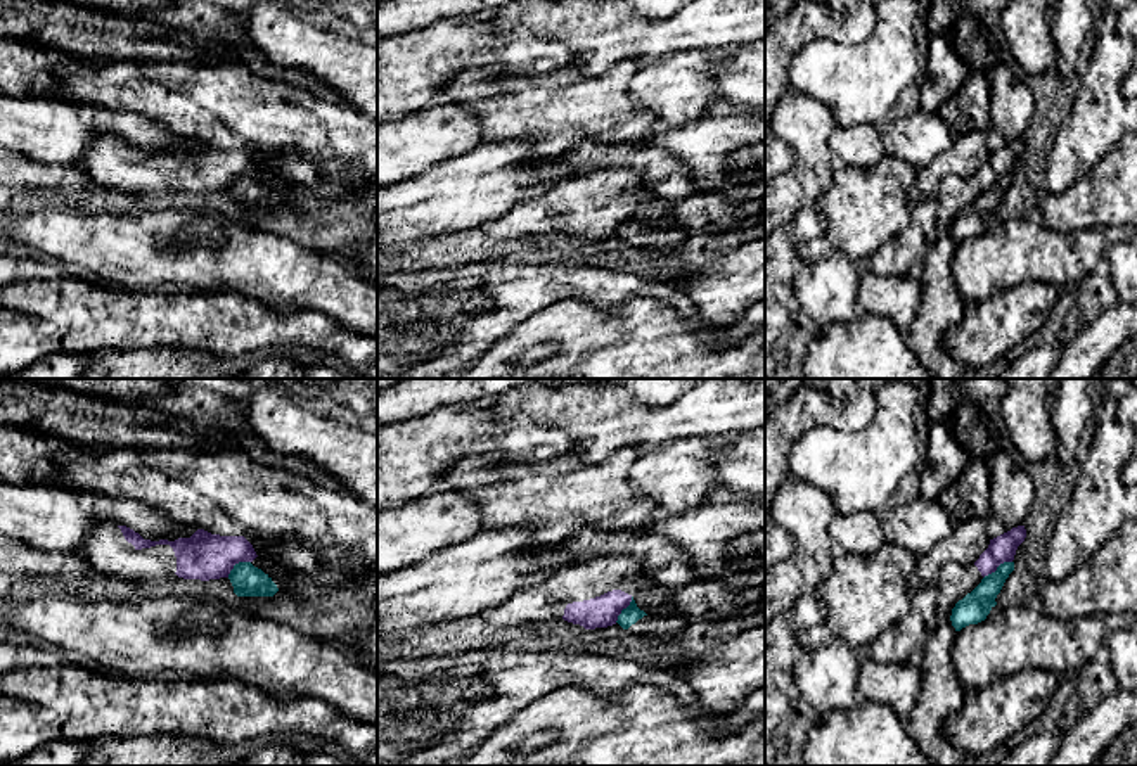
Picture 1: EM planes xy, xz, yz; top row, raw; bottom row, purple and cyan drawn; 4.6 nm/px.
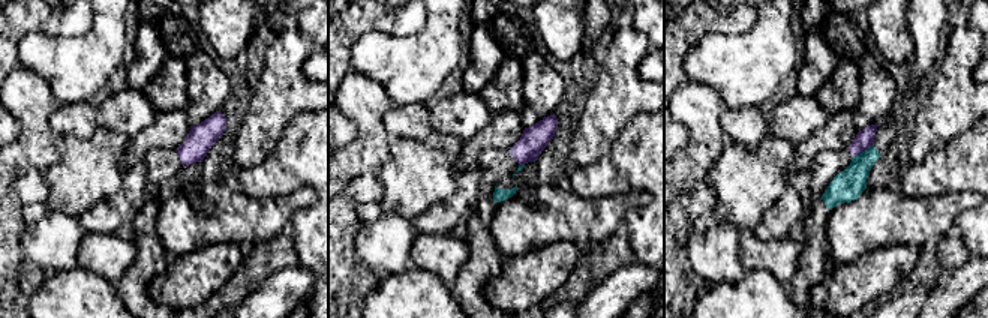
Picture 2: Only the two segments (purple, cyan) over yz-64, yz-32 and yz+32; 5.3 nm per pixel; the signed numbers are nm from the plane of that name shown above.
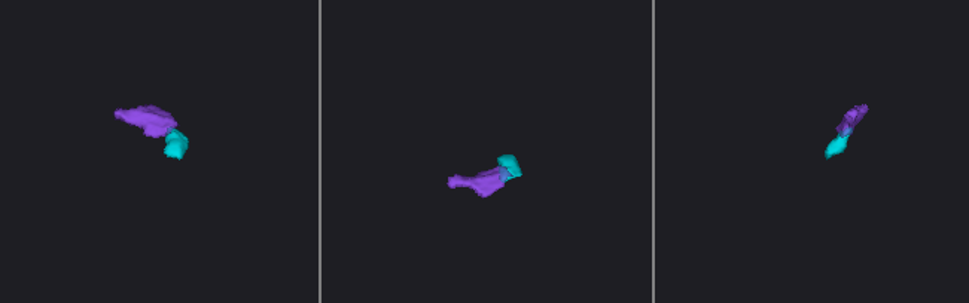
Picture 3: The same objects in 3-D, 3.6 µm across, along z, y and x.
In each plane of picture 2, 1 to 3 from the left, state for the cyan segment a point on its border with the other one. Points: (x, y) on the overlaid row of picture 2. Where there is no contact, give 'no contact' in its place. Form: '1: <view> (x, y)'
1: no contact
2: yz-32 (520, 164)
3: yz+32 (862, 150)

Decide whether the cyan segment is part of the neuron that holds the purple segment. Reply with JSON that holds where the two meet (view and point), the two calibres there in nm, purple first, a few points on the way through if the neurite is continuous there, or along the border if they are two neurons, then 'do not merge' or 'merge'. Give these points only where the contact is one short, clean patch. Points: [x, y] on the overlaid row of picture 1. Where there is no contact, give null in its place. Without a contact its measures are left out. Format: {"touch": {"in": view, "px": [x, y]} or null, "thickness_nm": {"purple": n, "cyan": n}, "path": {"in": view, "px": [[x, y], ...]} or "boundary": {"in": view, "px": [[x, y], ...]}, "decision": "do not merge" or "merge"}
{"touch": {"in": "yz", "px": [997, 566]}, "thickness_nm": {"purple": 130, "cyan": 140}, "boundary": {"in": "yz", "px": [[1011, 561], [1004, 561], [983, 578]]}, "decision": "do not merge"}

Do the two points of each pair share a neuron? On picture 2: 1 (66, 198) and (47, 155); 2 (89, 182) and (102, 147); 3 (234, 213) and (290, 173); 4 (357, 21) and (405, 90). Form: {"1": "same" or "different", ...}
{"1": "different", "2": "same", "3": "different", "4": "different"}

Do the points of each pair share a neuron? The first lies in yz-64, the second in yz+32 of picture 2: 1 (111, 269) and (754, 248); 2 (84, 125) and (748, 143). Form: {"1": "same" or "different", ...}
{"1": "same", "2": "same"}

